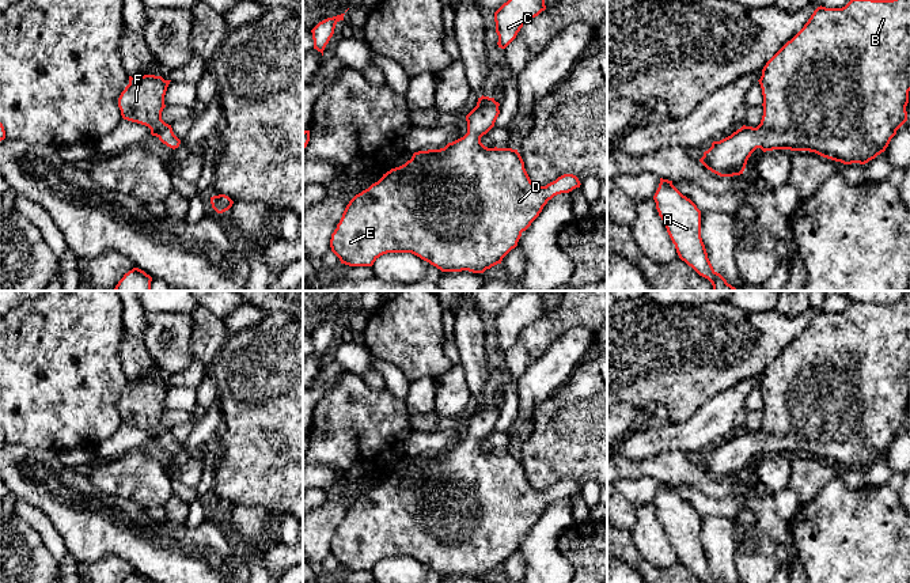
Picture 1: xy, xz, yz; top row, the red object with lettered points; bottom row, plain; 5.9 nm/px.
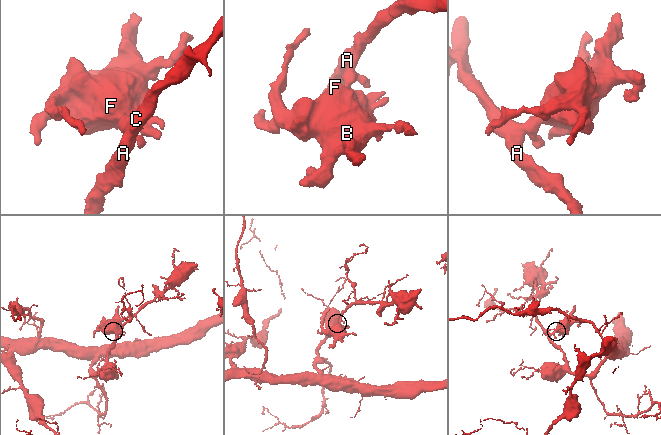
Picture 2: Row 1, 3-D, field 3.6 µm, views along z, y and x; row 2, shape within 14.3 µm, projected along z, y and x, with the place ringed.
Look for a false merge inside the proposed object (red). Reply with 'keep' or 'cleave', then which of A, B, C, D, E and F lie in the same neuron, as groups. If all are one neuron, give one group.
keep; groups A B C D E F

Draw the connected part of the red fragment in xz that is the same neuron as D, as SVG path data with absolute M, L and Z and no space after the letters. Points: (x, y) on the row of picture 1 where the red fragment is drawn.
M481 96L466 116L467 133L440 149L414 152L405 164L391 169L346 205L331 234L331 251L341 264L372 266L387 253L412 253L441 272L484 273L501 264L517 246L522 232L554 196L580 188L573 174L546 186L535 186L524 162L512 148L488 148L481 137L500 114L494 98Z

